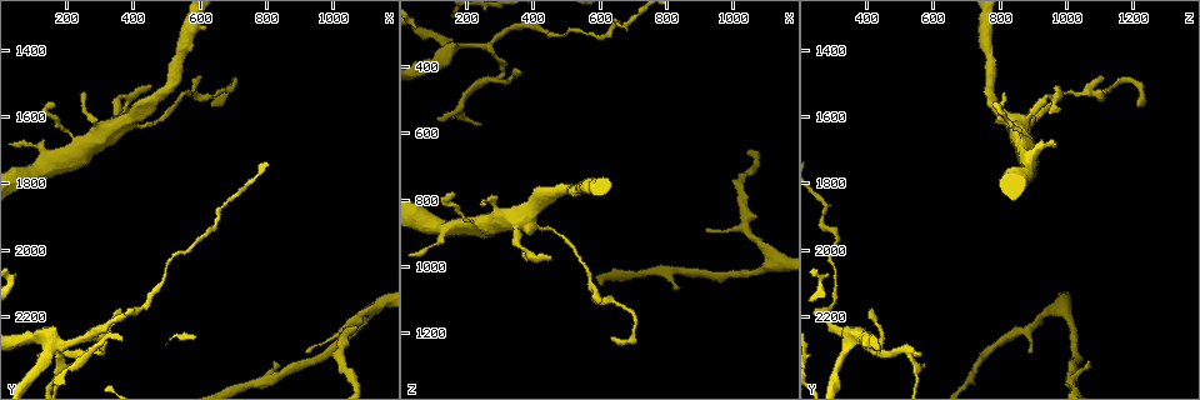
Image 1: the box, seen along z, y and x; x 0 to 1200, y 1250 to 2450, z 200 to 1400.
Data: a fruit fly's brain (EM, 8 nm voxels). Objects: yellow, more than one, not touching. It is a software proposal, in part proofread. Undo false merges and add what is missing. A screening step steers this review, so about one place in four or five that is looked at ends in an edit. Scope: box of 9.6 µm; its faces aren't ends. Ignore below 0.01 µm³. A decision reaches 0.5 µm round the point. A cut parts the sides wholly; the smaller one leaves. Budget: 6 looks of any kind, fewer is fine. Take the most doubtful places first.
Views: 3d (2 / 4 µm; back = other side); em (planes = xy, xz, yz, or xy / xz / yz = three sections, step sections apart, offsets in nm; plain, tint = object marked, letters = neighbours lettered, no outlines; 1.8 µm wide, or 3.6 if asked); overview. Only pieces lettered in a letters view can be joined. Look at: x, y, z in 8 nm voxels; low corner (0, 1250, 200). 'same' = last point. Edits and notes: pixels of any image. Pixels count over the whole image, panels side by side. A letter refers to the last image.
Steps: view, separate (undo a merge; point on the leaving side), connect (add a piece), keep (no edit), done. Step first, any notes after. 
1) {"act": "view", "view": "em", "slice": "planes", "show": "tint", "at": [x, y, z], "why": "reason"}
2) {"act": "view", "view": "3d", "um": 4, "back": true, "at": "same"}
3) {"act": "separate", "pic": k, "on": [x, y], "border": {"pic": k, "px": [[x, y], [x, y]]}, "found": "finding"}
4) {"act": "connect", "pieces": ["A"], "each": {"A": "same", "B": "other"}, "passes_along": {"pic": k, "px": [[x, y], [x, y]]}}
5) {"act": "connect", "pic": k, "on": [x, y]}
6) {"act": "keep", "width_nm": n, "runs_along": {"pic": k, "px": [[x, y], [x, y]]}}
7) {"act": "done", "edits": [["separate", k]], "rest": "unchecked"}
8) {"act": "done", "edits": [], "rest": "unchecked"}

{"act": "view", "view": "em", "um": 3.6, "slice": "planes", "show": "plain", "at": [240, 2340, 570], "why": "an open end"}

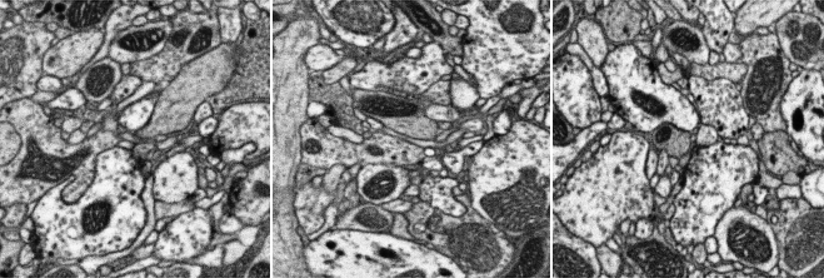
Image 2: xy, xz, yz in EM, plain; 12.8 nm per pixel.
{"act": "view", "view": "em", "um": 3.6, "slice": "planes", "show": "letters", "at": "same"}

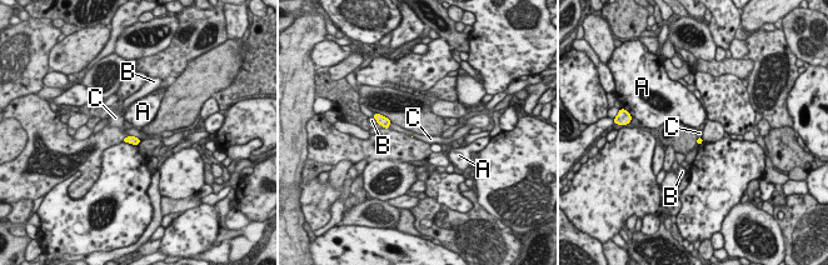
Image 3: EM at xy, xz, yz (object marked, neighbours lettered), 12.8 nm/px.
{"act": "keep", "each": {"A": "other", "B": "other", "C": "other"}, "found": "none of them fits"}

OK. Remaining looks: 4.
{"act": "view", "view": "em", "slice": "xz", "step": 4, "show": "tint", "at": [820, 2340, 1060], "why": "free end"}

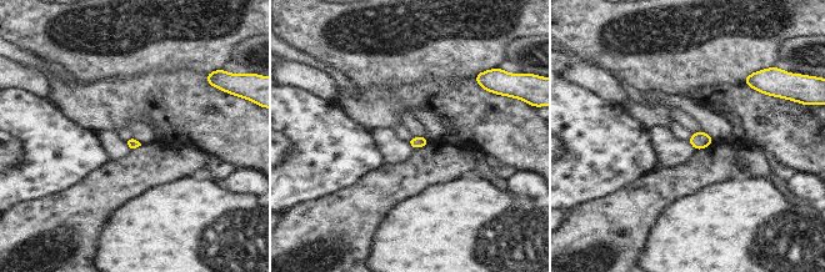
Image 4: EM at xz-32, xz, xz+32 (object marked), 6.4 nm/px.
{"act": "view", "view": "em", "slice": "yz", "step": 4, "show": "tint", "at": "same", "why": "another direction"}

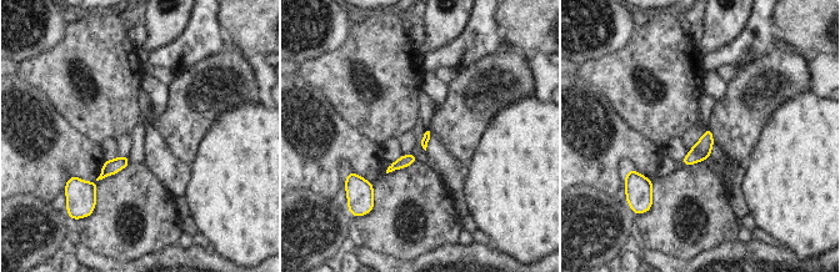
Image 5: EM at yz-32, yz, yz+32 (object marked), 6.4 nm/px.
{"act": "view", "view": "em", "slice": "yz", "step": 4, "show": "letters", "at": "same", "why": "what lies round it"}

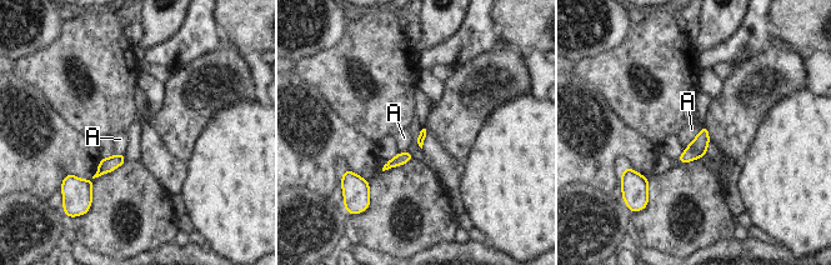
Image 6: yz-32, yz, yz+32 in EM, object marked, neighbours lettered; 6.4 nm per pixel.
{"act": "keep", "longest_contact_nm": ["A", 180], "each": {"A": "other"}, "found": "no lettered piece goes on from it"}

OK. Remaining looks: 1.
{"act": "view", "view": "em", "slice": "xz", "step": 16, "show": "letters", "at": [450, 2140, 300], "why": "sudden change in width"}

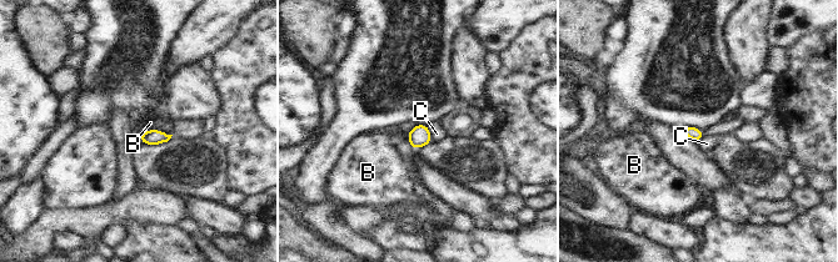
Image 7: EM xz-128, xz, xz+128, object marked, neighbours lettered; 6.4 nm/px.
{"act": "keep", "width_nm": 80, "each": {"B": "other", "C": "other"}, "border": {"pic": 7, "px": [[156, 129], [171, 135]]}, "found": "all the same cell"}

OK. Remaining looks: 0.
{"act": "done", "edits": [], "rest": "unchecked"}

